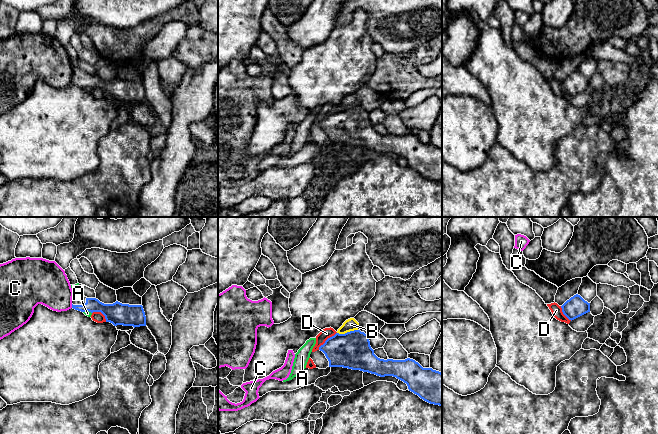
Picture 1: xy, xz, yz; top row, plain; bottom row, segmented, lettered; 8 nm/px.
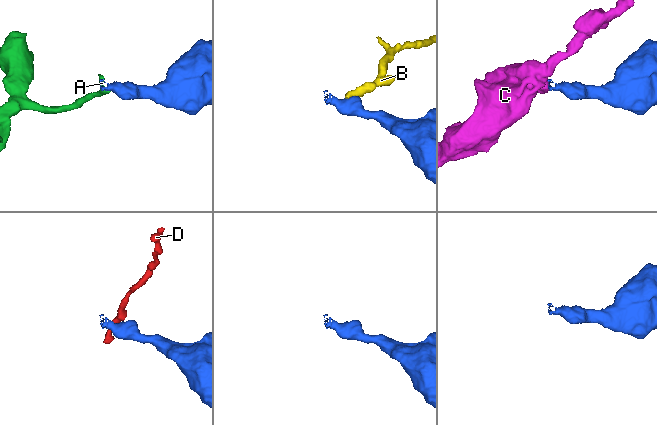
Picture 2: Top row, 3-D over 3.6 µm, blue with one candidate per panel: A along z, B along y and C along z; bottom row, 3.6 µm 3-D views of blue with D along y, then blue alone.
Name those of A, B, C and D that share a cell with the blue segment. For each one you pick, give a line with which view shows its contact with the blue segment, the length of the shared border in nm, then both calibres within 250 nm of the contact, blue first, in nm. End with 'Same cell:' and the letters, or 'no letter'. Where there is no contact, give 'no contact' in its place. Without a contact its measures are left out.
Same cell: no letter

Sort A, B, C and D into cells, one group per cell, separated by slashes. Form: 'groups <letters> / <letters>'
groups A / B / C / D

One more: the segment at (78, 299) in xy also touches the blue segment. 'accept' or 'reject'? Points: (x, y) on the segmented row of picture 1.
accept

